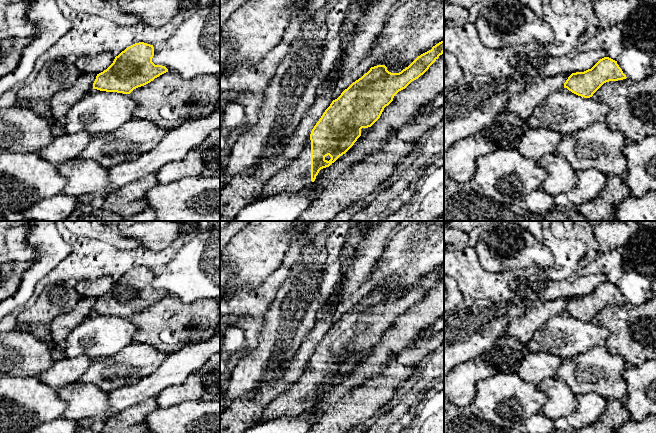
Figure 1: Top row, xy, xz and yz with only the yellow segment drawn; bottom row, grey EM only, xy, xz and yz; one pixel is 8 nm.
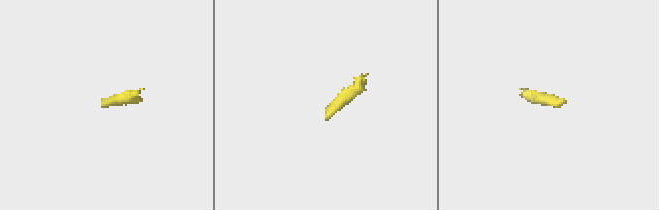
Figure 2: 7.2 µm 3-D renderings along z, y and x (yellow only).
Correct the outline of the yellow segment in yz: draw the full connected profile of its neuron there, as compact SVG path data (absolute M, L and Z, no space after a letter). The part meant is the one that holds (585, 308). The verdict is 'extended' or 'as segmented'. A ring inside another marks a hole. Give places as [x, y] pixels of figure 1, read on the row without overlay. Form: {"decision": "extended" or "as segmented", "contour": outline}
{"decision": "as segmented", "contour": "M604 281L591 293L572 297L564 307L564 312L578 320L590 322L604 307L626 302L617 285Z"}

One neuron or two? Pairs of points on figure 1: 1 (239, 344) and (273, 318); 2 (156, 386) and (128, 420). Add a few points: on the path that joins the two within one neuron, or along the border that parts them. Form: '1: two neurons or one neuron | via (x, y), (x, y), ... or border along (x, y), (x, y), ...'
1: two neurons | border along (249, 347), (240, 355)
2: two neurons | border along (154, 397), (149, 397), (132, 404), (123, 411)

